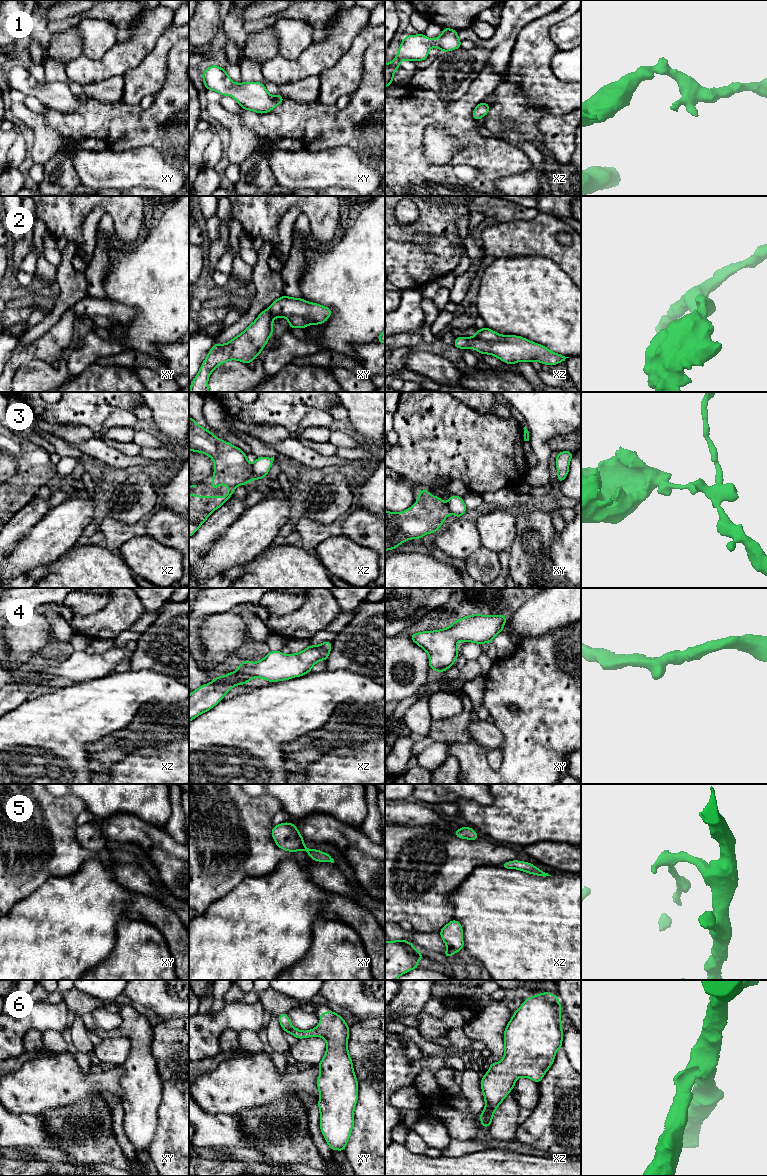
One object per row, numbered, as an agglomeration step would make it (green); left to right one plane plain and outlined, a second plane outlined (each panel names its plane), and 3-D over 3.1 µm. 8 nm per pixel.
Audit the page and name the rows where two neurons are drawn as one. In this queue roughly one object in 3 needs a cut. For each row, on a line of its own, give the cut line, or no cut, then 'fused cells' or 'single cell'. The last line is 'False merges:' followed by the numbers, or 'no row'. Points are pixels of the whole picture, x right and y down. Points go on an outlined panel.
1: cut none; single cell
2: cut none; single cell
3: cut xz (251, 465), (252, 478); fused cells
4: cut none; single cell
5: cut none; single cell
6: cut none; single cell
False merges: 3

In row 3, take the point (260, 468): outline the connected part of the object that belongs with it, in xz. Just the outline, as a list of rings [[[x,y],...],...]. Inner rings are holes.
[[[274,456],[271,458],[259,457],[252,464],[252,480],[264,479],[268,474],[270,467],[274,461]]]

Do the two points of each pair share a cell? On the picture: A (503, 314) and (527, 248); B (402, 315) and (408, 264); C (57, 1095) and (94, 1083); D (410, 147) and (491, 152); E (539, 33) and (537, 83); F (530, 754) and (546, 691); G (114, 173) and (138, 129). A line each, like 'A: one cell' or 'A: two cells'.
A: two cells
B: two cells
C: one cell
D: one cell
E: one cell
F: one cell
G: two cells

